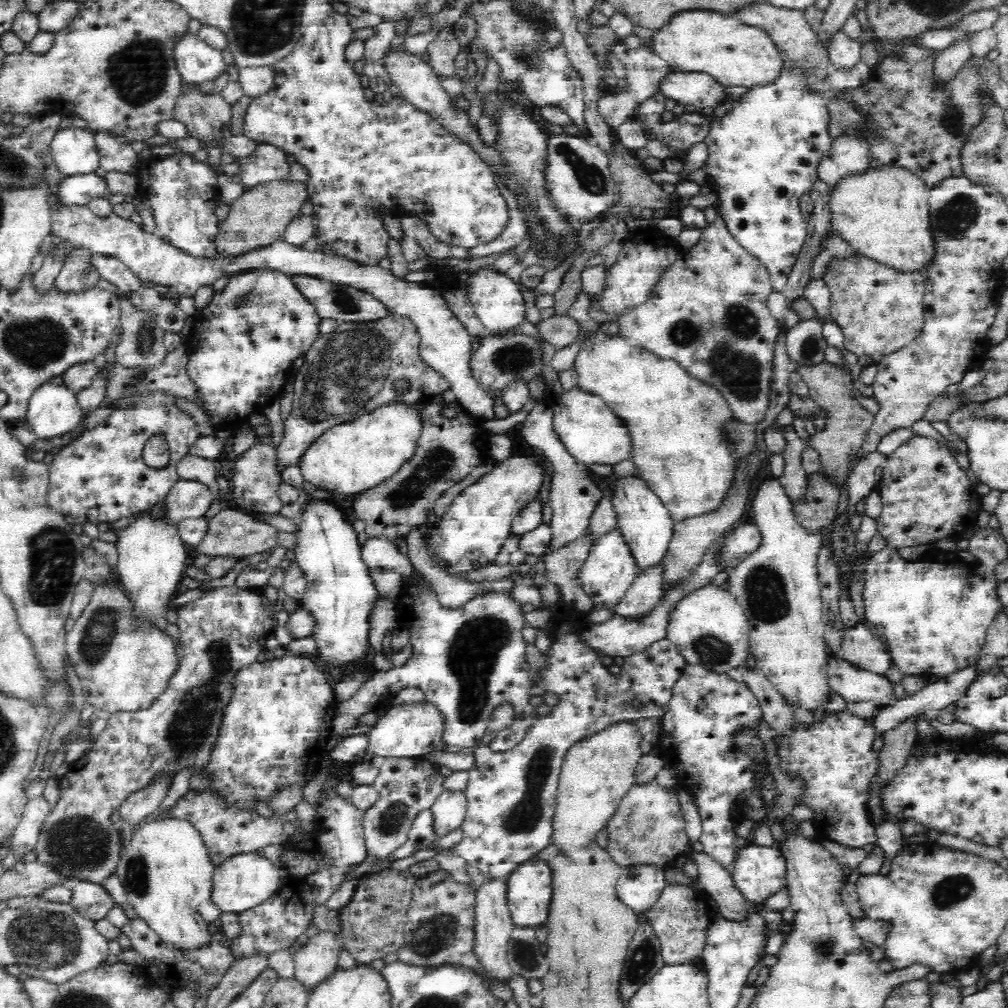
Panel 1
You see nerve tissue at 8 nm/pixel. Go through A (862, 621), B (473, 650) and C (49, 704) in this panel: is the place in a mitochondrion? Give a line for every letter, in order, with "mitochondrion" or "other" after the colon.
A: other
B: mitochondrion
C: other

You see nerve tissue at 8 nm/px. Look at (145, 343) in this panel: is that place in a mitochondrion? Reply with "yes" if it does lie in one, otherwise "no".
yes

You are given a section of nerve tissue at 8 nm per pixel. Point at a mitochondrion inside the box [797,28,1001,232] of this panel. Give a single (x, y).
(950, 118)

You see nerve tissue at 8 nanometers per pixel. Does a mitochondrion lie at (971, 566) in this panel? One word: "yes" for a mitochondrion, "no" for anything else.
no

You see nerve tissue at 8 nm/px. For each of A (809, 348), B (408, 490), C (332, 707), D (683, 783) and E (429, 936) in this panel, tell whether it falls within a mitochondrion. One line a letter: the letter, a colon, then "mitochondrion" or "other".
A: mitochondrion
B: mitochondrion
C: other
D: other
E: mitochondrion

